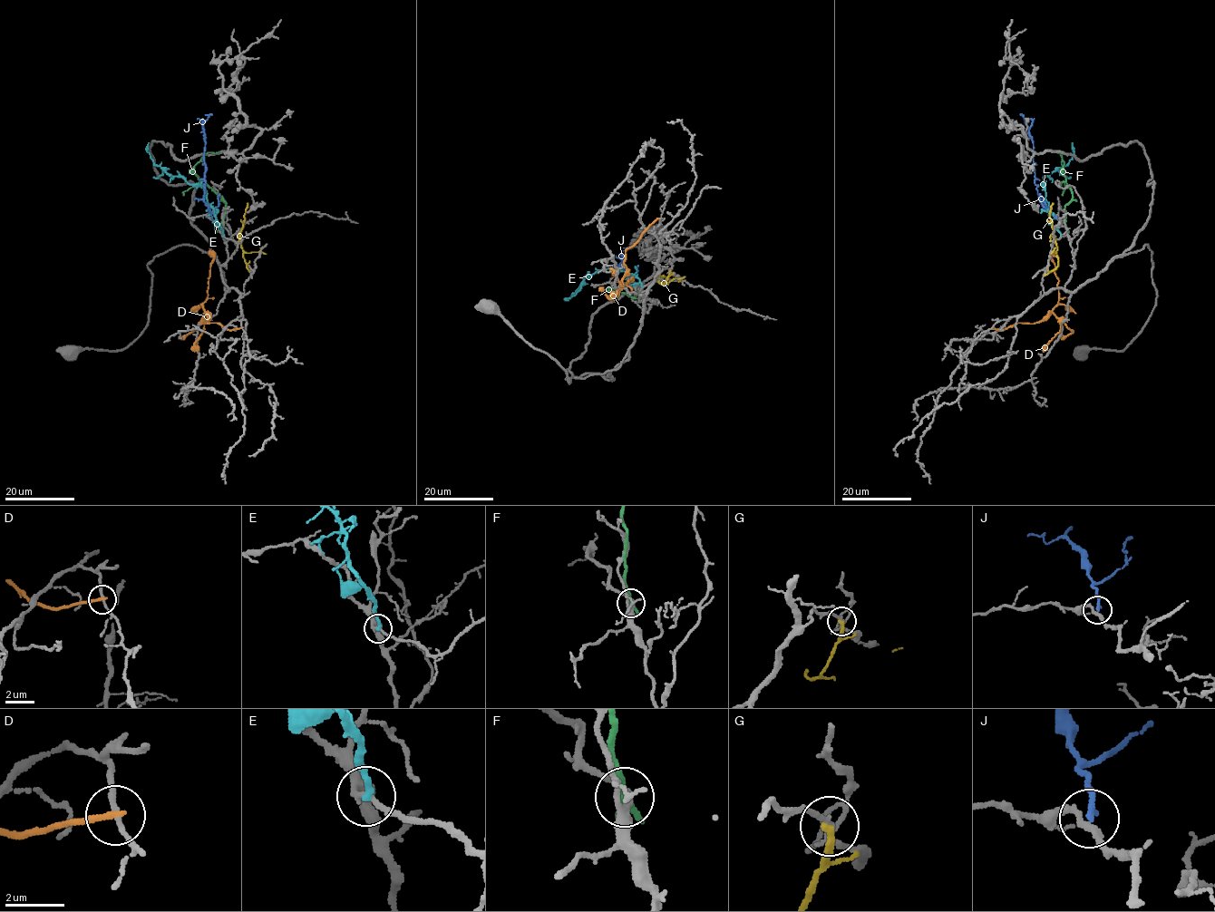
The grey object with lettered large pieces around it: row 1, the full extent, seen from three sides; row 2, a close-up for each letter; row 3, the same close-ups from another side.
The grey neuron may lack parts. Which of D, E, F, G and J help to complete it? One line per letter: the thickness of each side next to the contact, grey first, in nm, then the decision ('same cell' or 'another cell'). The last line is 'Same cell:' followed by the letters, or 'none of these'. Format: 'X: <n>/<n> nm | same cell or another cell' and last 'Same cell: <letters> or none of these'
D: 170/240 nm | another cell
E: 150/240 nm | another cell
F: 240/320 nm | another cell
G: 140/240 nm | another cell
J: 240/200 nm | same cell
Same cell: J

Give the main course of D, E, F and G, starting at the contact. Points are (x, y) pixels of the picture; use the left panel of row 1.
D: (241, 328), (228, 330), (217, 323), (206, 323), (208, 315), (202, 305), (208, 296), (213, 257), (208, 252)
E: (223, 236), (206, 190), (182, 178), (170, 176), (154, 163), (147, 151), (149, 142)
F: (217, 229), (226, 212), (226, 202), (201, 182), (194, 172), (194, 166), (208, 152), (218, 151)
G: (251, 275), (246, 266), (239, 232), (247, 203)

